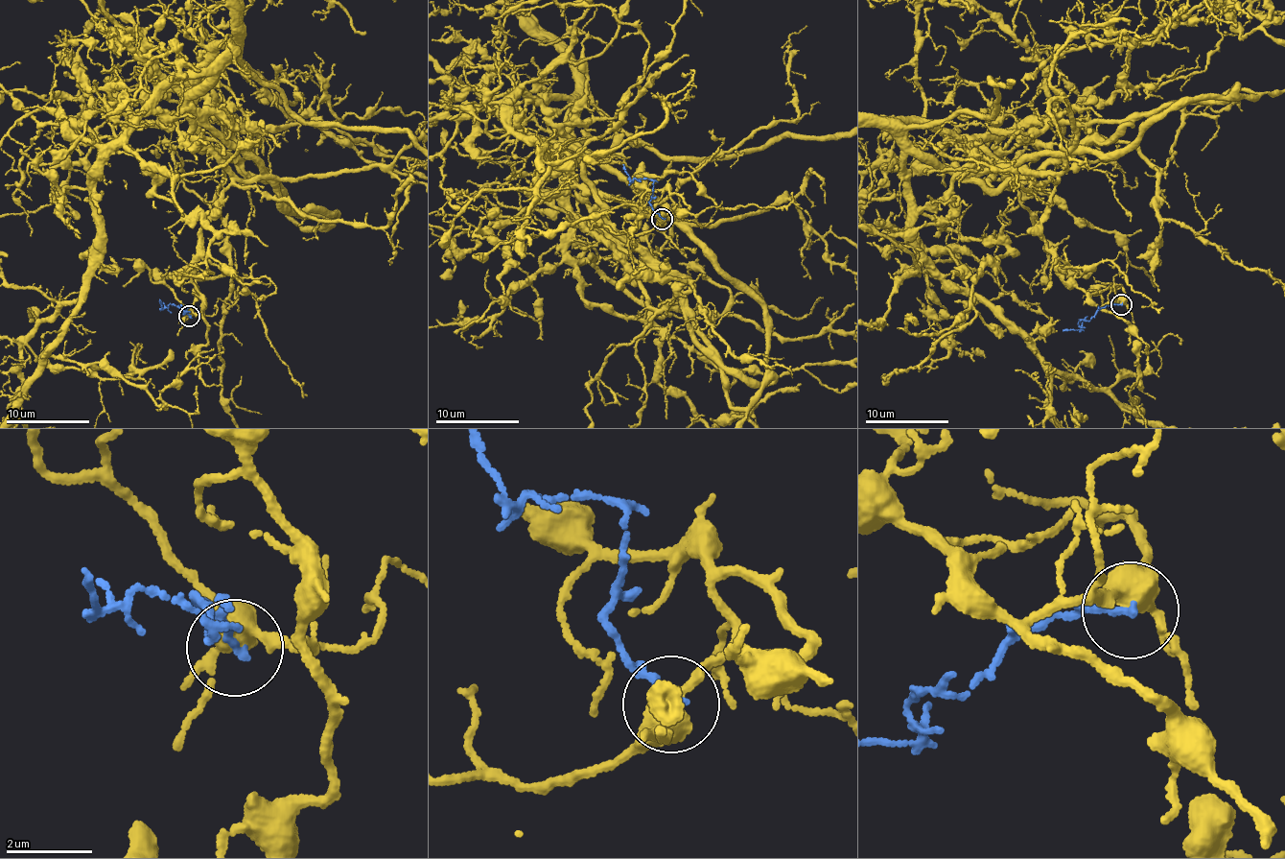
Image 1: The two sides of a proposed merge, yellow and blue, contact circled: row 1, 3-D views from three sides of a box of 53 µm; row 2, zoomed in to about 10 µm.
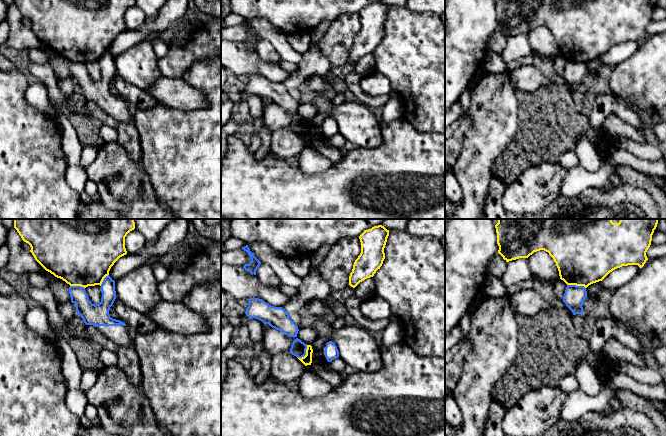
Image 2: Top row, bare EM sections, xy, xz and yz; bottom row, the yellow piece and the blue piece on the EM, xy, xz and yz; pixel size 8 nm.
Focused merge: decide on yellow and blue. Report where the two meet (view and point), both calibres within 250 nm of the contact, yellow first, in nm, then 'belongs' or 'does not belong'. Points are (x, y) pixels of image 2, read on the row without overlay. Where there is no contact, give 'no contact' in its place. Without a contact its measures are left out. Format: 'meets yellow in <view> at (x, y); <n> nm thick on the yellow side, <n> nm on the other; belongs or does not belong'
meets yellow in yz at (576, 61); 480 nm thick on the yellow side, 170 nm on the other; does not belong

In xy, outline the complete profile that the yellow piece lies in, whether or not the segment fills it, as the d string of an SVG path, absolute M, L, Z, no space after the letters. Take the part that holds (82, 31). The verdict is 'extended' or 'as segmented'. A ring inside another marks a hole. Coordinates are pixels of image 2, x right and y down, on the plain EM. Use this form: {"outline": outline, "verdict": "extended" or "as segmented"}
{"outline": "M14 0L22 16L31 23L35 36L55 53L70 62L95 62L102 60L114 39L127 30L125 13L135 5L135 0Z", "verdict": "as segmented"}

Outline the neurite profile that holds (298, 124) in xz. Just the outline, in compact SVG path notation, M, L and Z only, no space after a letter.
M296 114L290 124L290 129L298 134L306 131L307 120Z

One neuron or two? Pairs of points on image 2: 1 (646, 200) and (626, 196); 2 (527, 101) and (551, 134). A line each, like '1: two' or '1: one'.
1: one
2: one

